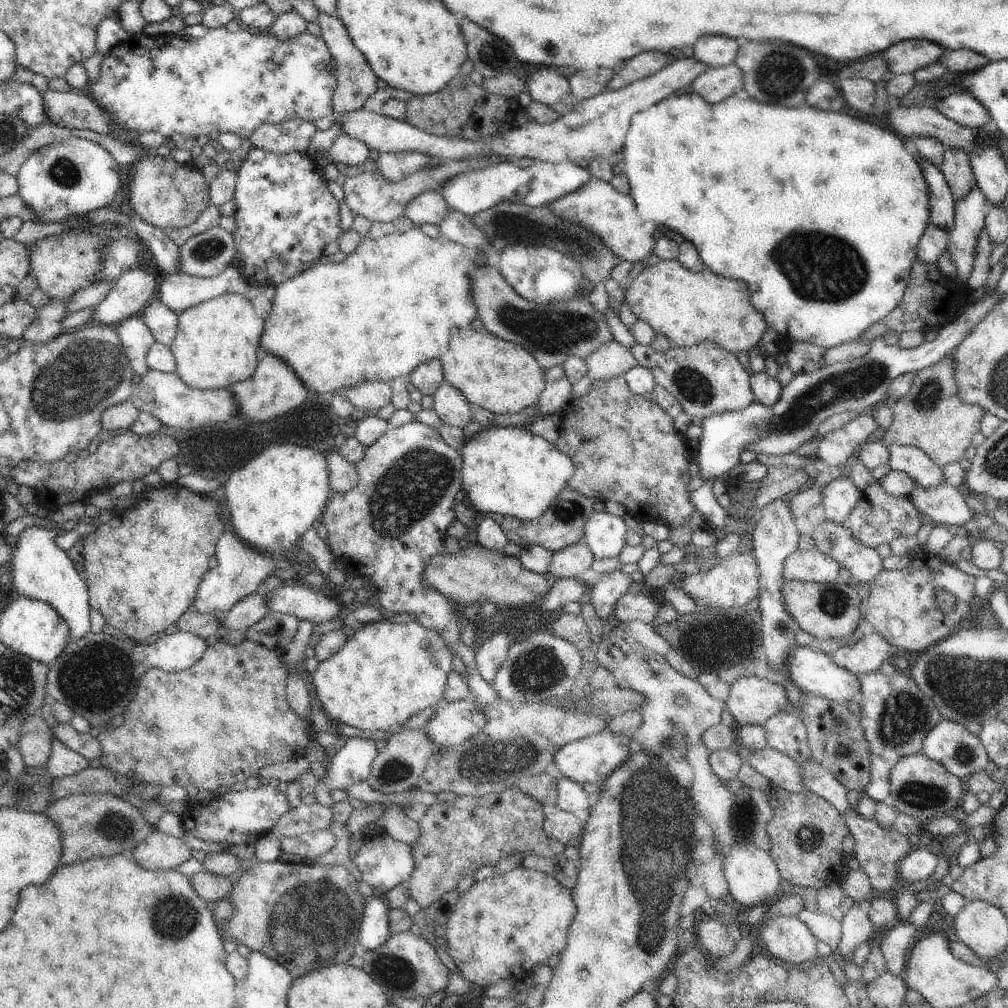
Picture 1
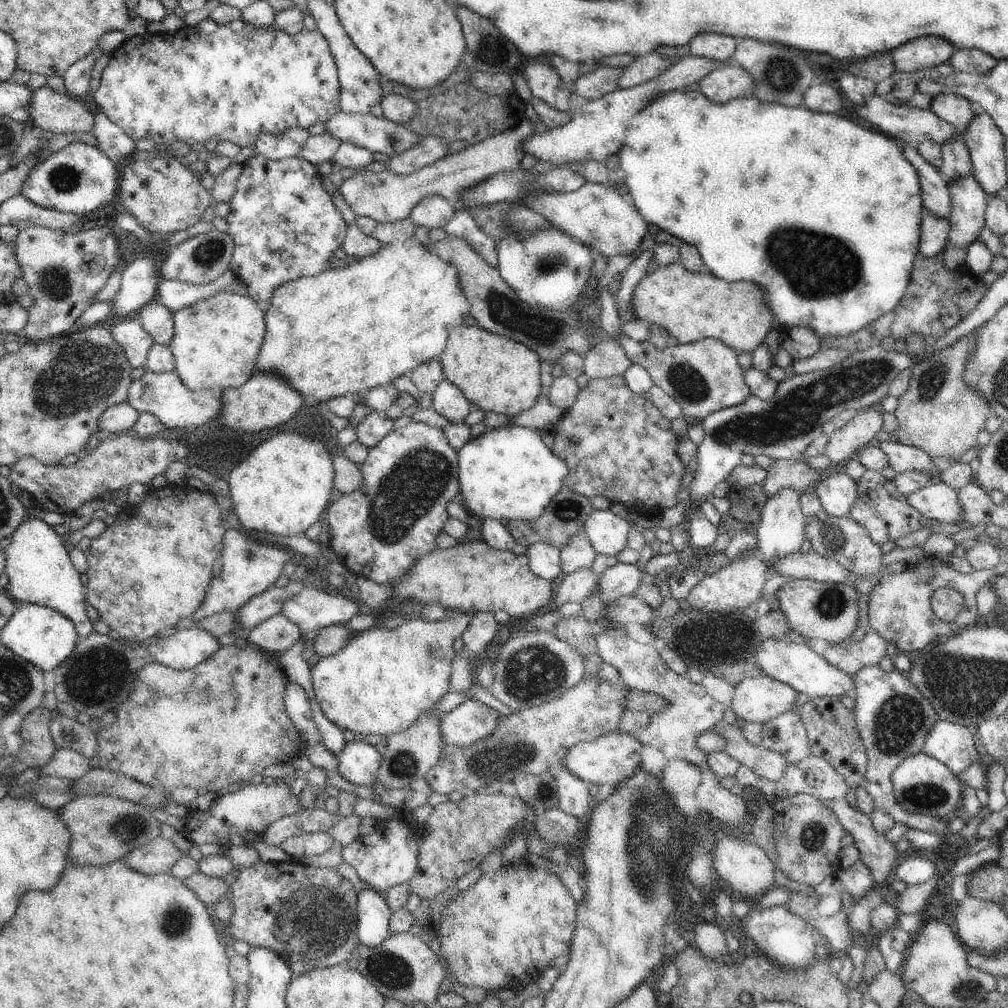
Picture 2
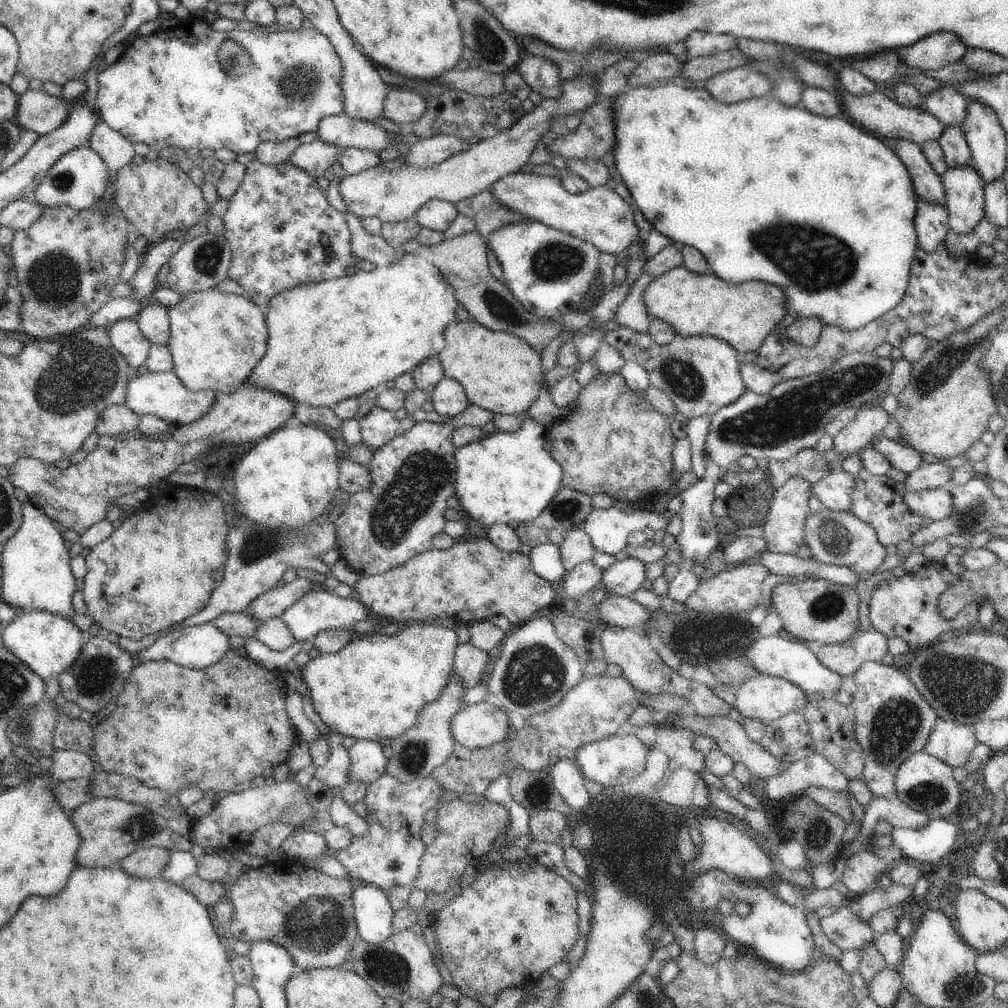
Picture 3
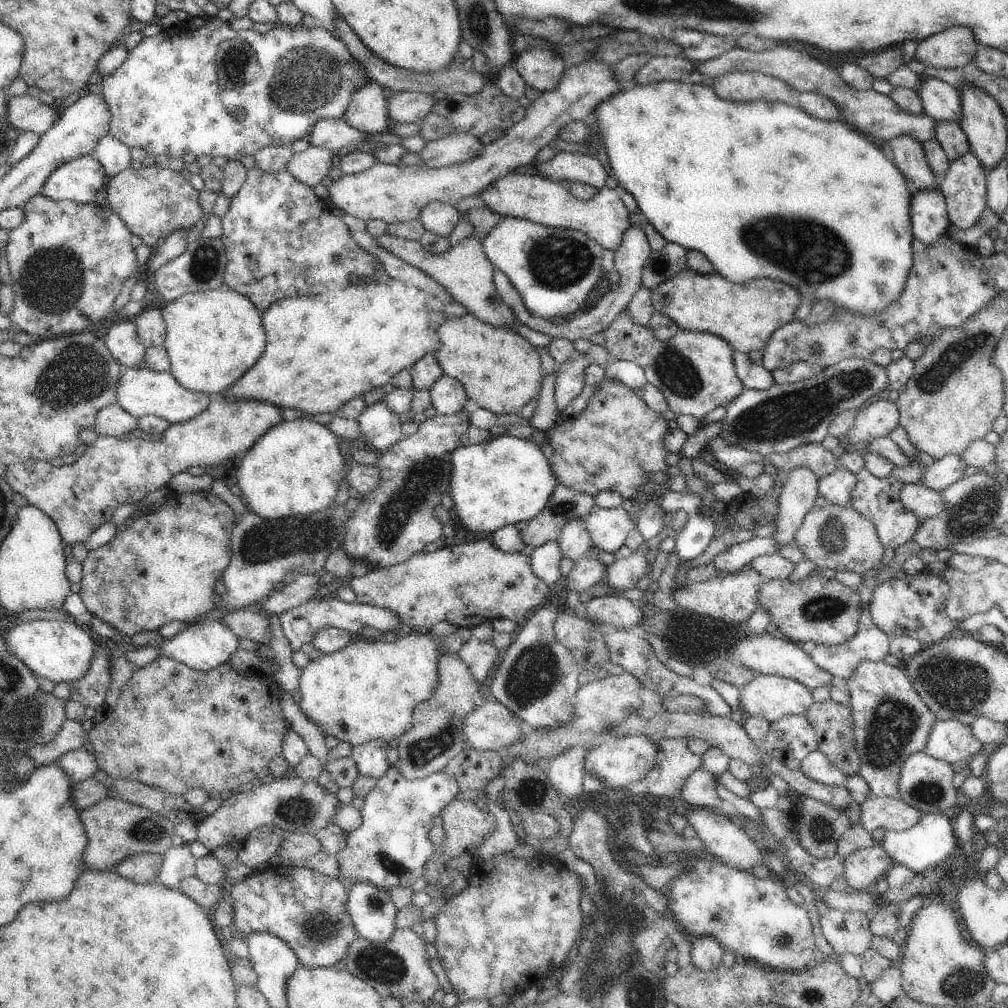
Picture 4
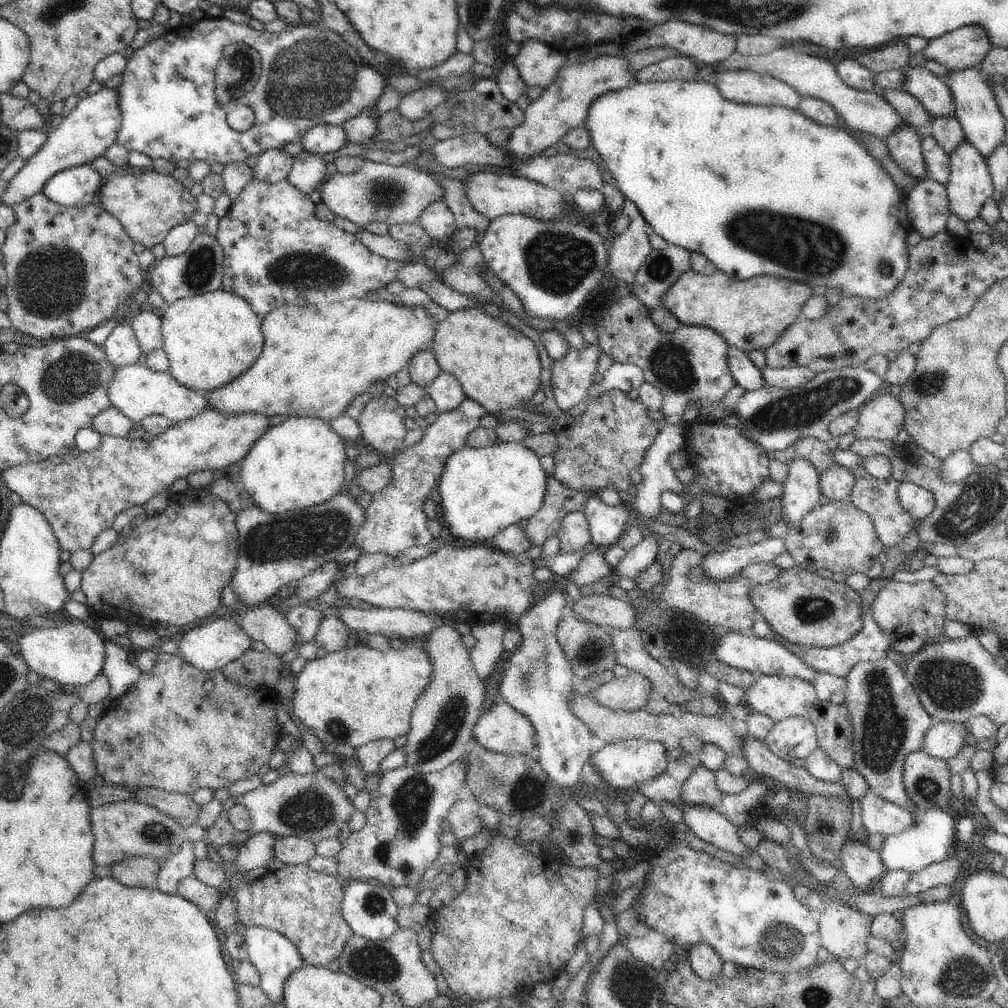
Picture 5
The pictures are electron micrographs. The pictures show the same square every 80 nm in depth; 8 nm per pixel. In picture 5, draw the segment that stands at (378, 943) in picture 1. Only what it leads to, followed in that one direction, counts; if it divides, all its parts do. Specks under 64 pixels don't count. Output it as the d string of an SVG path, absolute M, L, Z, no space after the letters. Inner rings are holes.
M350 881L344 889L341 913L350 925L354 936L366 937L371 941L383 941L397 931L399 906L392 896L392 888L378 882Z

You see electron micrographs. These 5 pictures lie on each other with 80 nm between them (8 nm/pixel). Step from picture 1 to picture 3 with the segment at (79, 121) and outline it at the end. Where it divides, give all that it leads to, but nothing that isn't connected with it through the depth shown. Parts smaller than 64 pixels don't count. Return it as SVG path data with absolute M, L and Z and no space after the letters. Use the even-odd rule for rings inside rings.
M28 90L20 95L15 122L25 131L43 136L62 128L68 120L71 105L64 99L49 95L45 90Z

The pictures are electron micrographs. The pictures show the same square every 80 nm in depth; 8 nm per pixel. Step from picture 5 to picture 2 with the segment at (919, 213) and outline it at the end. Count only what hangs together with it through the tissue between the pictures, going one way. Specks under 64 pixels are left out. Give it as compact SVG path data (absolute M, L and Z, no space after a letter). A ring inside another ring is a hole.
M924 209L921 216L919 251L926 258L940 253L949 242L949 220Z

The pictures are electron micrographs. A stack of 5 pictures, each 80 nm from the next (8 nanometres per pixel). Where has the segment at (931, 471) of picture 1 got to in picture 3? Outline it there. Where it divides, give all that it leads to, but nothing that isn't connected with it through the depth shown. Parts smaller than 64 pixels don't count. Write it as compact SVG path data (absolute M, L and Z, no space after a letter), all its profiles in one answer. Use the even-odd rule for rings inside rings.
M883 437L877 440L873 446L890 462L891 467L902 474L909 474L925 464L922 460L922 452L908 447L900 441Z

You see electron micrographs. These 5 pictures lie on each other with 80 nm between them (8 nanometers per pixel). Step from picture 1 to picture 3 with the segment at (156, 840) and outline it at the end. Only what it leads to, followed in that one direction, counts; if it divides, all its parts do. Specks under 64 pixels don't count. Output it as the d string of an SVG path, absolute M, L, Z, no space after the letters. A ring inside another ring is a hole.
M152 846L132 852L117 866L134 878L159 878L170 862L170 849Z

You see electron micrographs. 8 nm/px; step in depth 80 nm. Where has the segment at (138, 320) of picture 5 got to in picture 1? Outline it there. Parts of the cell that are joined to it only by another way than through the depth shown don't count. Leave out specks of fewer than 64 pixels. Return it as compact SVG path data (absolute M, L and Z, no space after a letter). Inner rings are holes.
M159 298L149 303L142 315L144 324L159 343L170 347L176 338L179 313L170 310Z

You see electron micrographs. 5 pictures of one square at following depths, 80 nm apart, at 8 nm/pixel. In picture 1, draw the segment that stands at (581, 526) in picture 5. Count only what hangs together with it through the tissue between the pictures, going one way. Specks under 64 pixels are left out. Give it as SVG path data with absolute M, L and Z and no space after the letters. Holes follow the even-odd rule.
M585 535L575 545L559 550L549 568L548 578L551 580L577 578L583 580L589 576L595 556L585 541Z

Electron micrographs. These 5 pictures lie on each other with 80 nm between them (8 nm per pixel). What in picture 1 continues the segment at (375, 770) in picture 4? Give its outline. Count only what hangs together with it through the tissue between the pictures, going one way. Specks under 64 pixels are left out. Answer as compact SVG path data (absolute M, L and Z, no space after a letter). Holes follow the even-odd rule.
M361 737L342 739L322 780L323 785L329 791L346 790L345 788L352 784L364 782L369 777L371 764L378 753L372 739Z

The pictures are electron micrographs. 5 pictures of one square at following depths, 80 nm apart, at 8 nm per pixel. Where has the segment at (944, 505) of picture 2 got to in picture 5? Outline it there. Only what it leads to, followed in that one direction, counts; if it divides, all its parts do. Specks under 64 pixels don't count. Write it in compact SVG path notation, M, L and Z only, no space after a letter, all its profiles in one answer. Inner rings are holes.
M909 480L900 483L898 498L900 498L900 506L912 514L916 523L928 518L936 508L934 494Z

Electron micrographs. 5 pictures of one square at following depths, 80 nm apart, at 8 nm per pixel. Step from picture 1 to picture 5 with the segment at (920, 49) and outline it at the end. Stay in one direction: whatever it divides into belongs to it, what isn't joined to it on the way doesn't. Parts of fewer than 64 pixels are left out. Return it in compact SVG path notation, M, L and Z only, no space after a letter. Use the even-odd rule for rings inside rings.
M966 26L930 40L924 48L928 61L943 64L949 71L979 67L994 48L982 26Z

